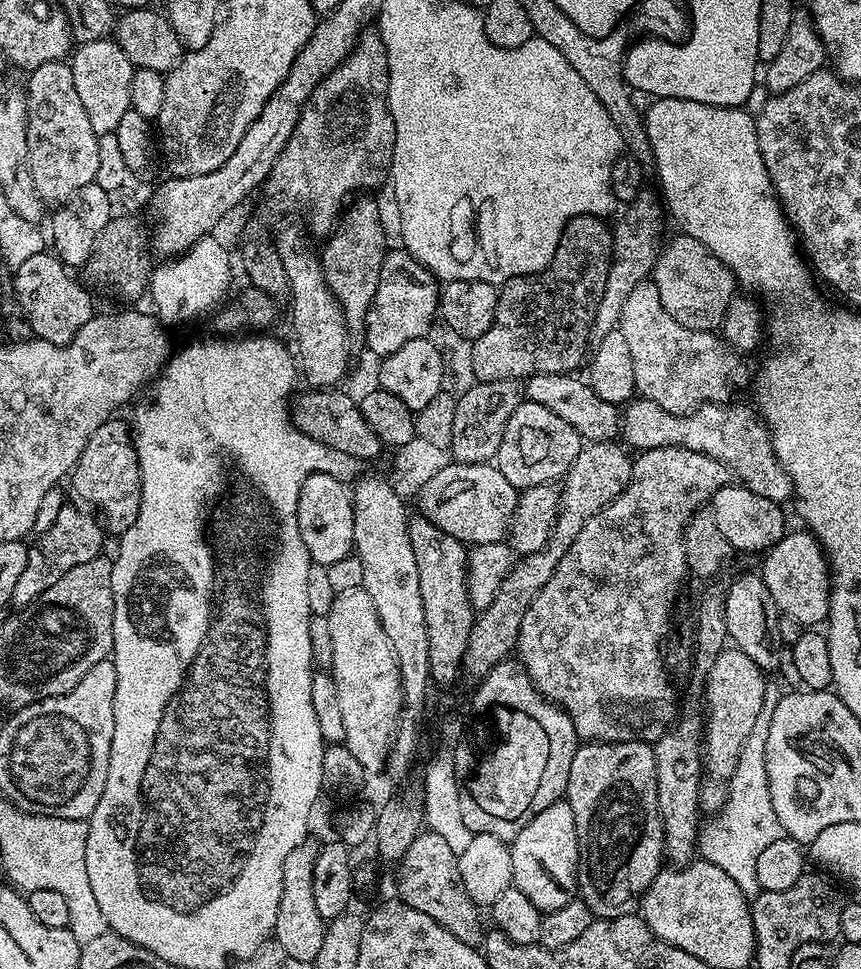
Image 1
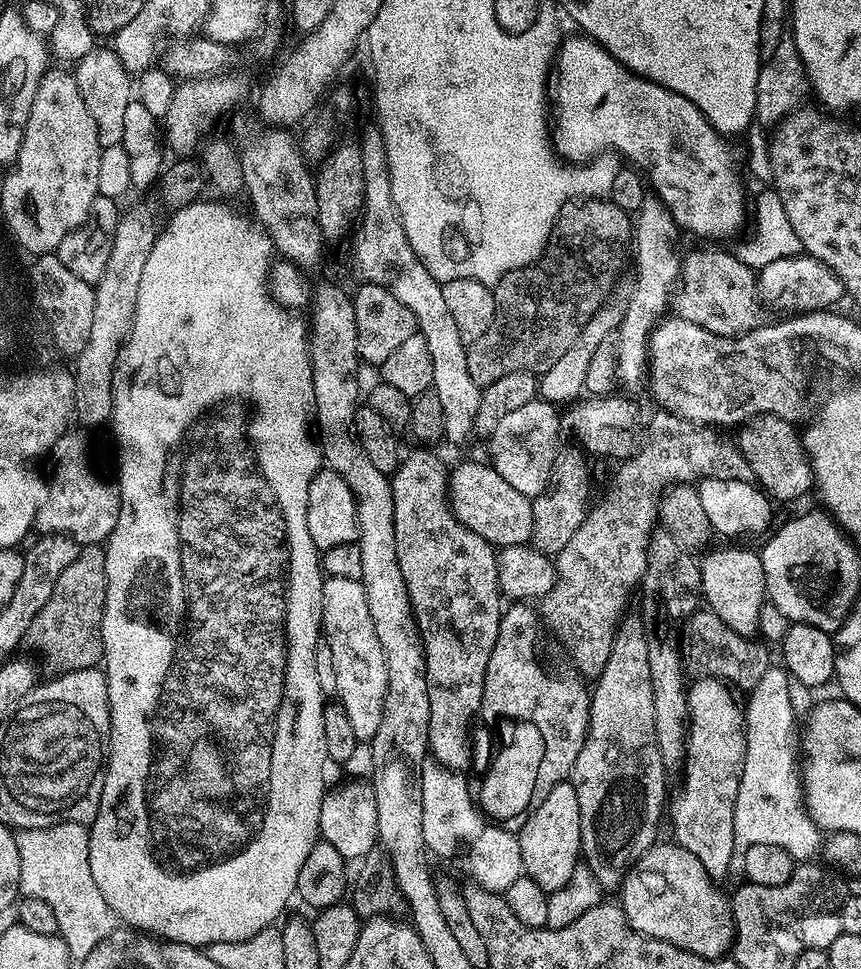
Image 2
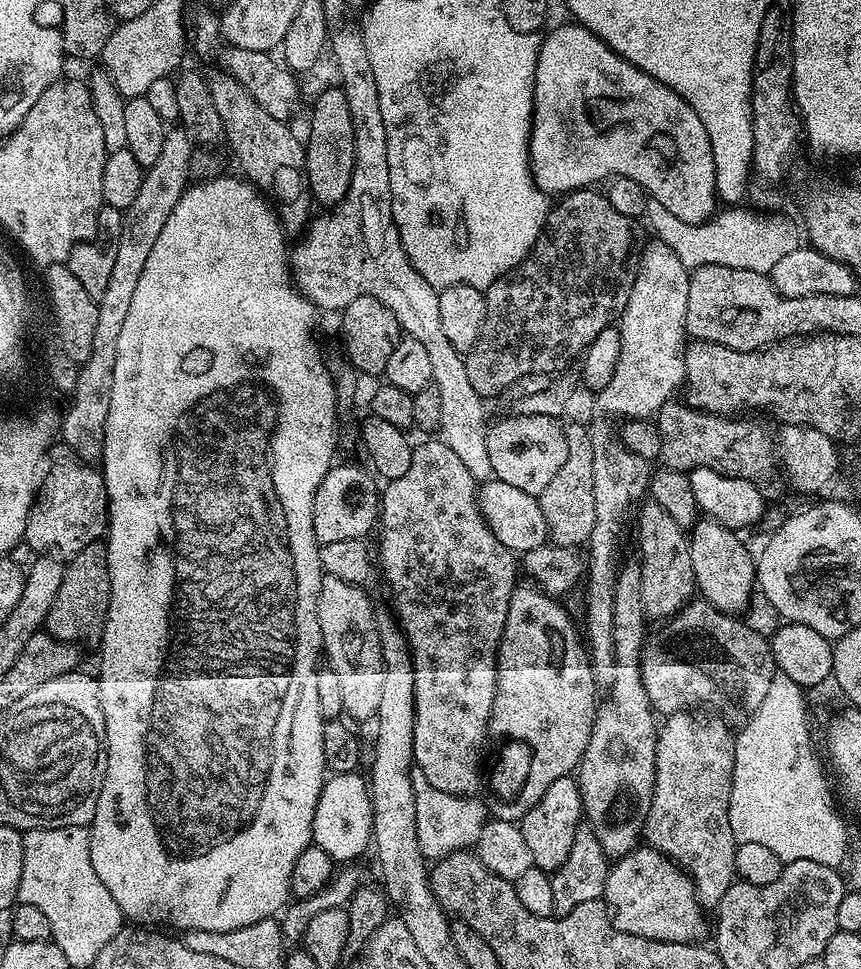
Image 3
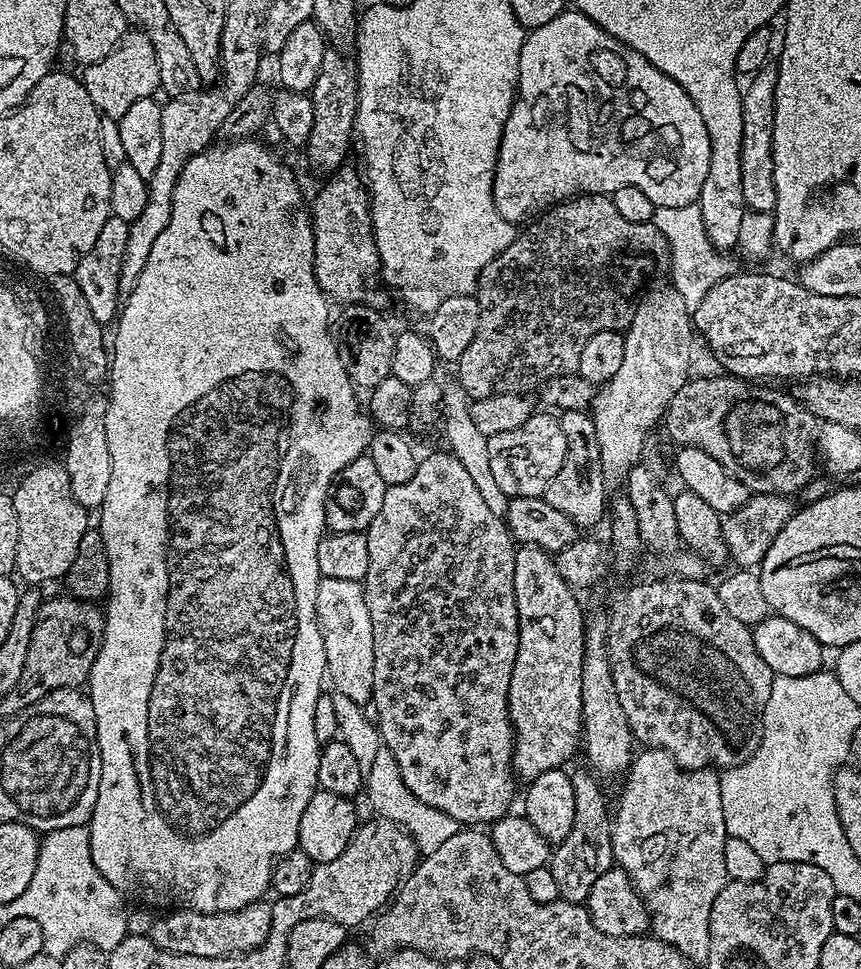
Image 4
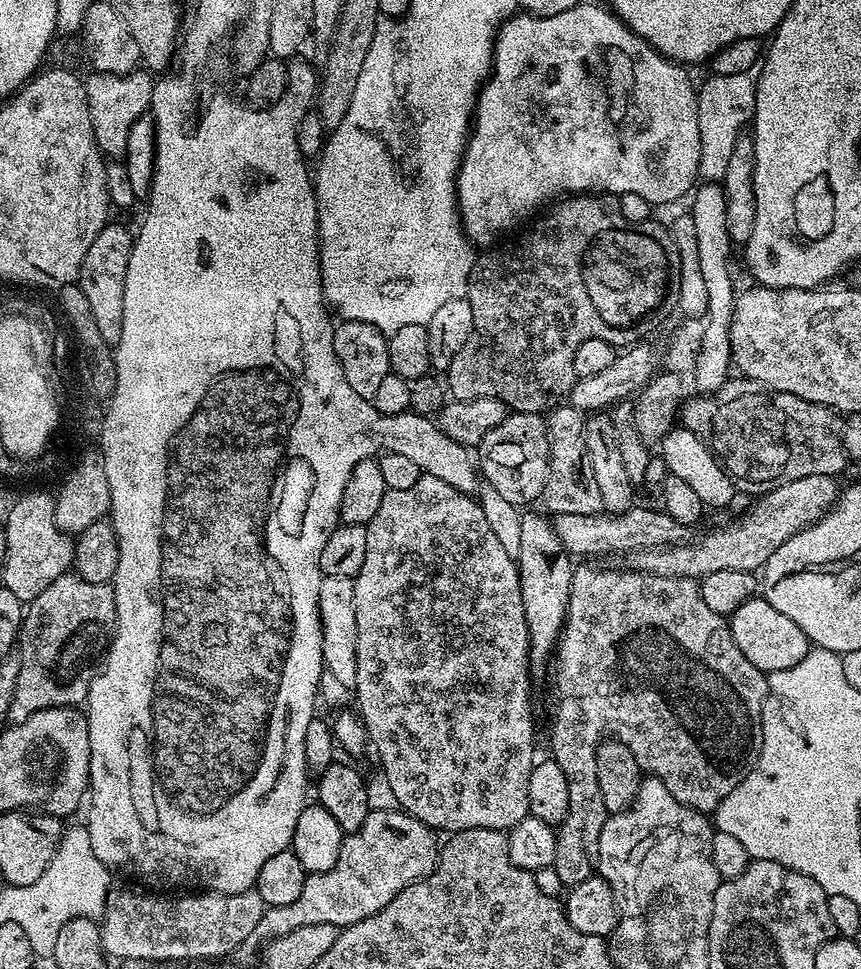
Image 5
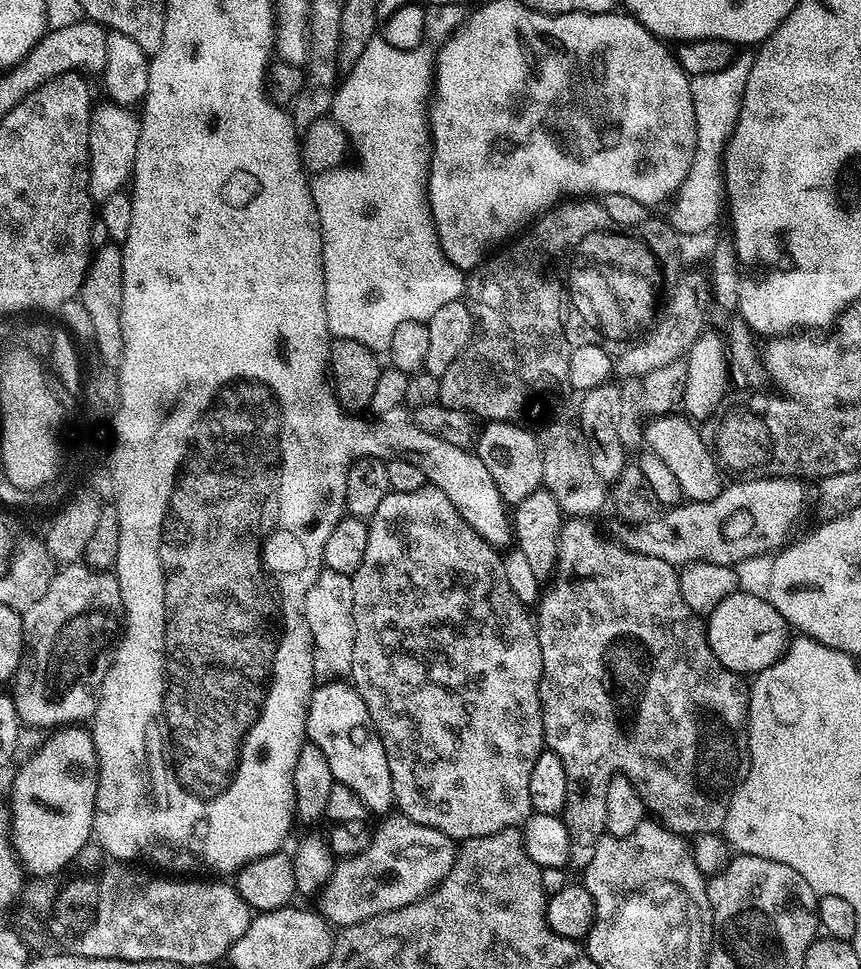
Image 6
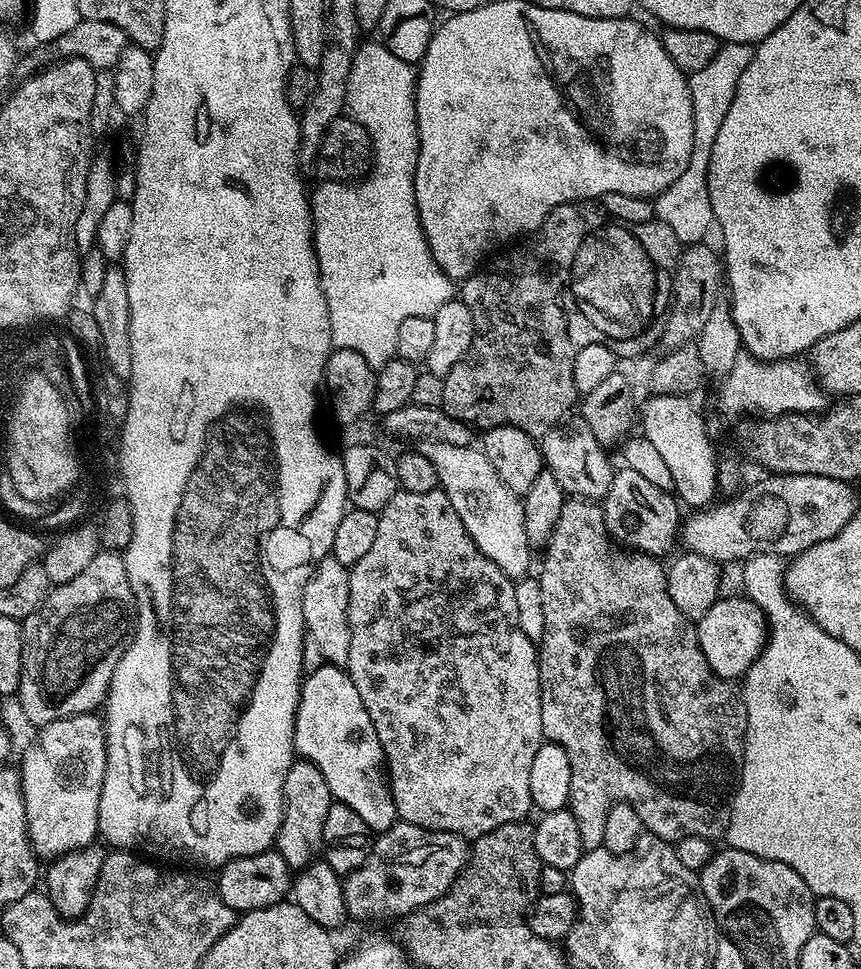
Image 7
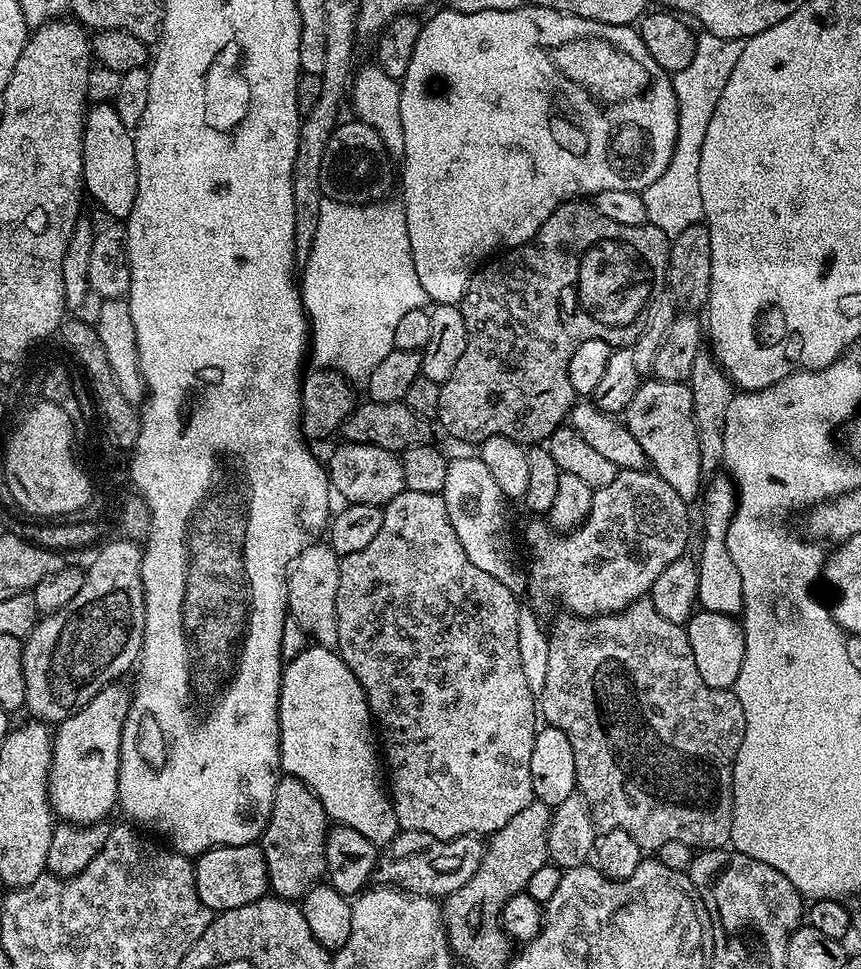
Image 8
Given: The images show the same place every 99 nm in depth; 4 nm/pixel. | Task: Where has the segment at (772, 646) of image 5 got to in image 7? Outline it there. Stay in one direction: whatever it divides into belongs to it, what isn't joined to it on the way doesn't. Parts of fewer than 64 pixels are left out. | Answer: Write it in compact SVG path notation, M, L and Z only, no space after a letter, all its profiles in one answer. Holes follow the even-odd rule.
M747 595L728 596L716 600L702 618L695 621L698 646L706 654L706 662L714 674L724 680L739 681L760 656L768 640L768 619L764 612Z

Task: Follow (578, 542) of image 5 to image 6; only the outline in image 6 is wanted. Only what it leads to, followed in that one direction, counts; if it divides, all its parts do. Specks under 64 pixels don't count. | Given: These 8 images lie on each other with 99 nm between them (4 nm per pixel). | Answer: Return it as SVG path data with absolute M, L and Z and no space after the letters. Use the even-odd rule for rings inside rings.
M779 476L765 480L737 479L729 483L710 502L681 502L661 511L654 519L624 526L618 536L619 543L632 552L646 554L650 558L662 558L666 562L683 566L694 562L714 562L740 566L743 560L752 560L763 552L775 553L785 543L784 538L792 528L792 523L800 514L804 504L804 488L799 479Z

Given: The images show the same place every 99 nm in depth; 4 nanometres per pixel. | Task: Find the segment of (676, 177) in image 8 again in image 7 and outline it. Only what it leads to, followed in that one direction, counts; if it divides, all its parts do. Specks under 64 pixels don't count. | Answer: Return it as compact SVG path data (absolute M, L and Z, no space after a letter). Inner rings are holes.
M721 43L718 54L714 54L714 58L710 58L702 70L688 76L690 102L694 106L694 150L686 170L682 170L682 174L678 174L678 178L670 182L670 186L666 186L666 190L654 200L655 219L670 226L670 230L674 230L674 238L681 245L701 243L708 227L713 227L708 193L708 163L712 157L714 138L718 138L718 126L722 126L722 118L726 118L726 110L730 110L734 90L738 88L738 78L742 78L742 70L746 70L750 64L753 51L753 45L750 44Z

